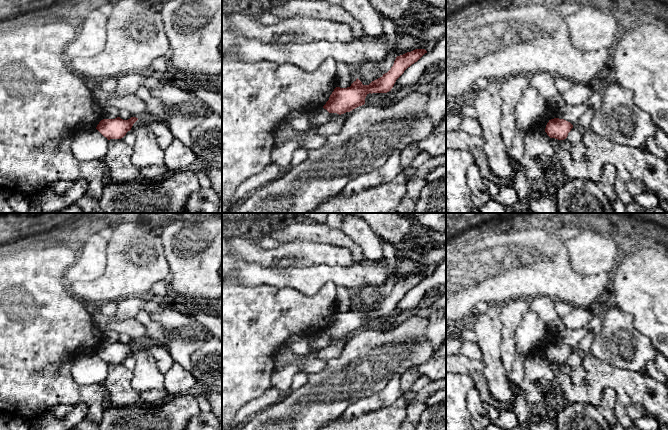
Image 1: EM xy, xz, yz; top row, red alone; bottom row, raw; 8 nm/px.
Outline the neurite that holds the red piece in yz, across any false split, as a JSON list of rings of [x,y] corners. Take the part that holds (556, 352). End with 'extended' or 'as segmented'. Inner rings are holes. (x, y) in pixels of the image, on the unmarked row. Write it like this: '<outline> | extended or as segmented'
[[[554,342],[547,347],[545,356],[550,362],[564,364],[572,352],[573,349],[570,346],[564,343]]] | as segmented

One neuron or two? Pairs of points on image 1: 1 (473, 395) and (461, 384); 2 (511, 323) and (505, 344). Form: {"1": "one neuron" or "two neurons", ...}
{"1": "two neurons", "2": "one neuron"}

